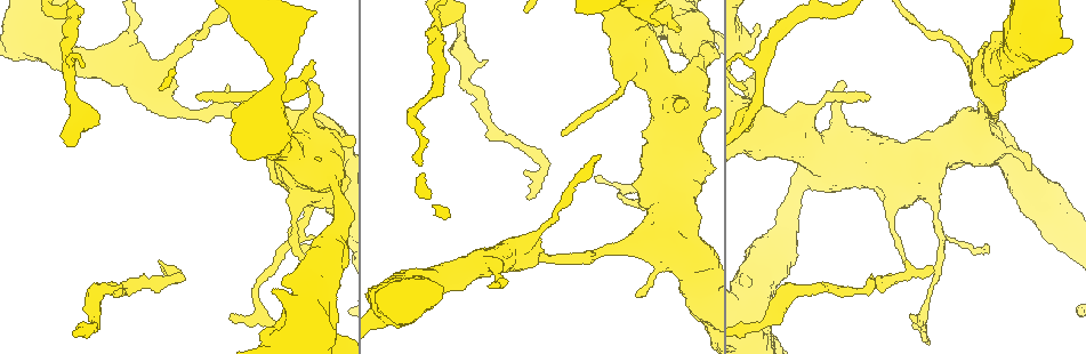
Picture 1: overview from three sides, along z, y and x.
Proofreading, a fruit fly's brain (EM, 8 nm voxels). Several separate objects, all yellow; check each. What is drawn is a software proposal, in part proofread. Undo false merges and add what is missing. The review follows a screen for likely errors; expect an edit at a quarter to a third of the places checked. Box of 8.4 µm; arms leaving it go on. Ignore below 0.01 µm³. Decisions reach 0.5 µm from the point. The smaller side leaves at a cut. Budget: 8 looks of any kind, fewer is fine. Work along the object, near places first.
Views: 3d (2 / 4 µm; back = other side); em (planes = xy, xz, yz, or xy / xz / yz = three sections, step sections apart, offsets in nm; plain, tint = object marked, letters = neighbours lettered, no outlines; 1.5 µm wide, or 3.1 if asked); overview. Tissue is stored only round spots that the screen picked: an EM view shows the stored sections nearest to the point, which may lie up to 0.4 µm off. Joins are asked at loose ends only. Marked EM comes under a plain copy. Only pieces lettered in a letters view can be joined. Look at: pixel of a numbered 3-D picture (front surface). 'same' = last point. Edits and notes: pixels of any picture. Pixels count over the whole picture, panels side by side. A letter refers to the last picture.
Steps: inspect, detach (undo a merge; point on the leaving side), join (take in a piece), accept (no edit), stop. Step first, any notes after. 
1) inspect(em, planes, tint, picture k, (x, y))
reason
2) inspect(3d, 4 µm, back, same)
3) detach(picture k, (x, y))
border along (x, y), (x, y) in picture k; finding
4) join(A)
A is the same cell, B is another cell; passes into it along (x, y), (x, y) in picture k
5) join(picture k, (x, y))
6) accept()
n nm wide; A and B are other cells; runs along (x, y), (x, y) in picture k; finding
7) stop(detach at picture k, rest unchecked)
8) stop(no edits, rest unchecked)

inspect(3d, 4 µm, picture 1, (133, 25))
calibre changes

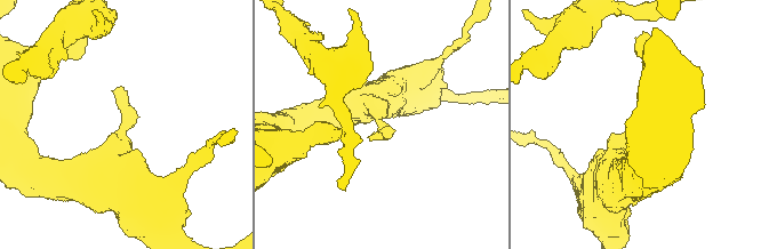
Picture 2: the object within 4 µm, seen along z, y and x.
inspect(em, xz, step 8, tint, picture 2, (126, 119))
now the EM

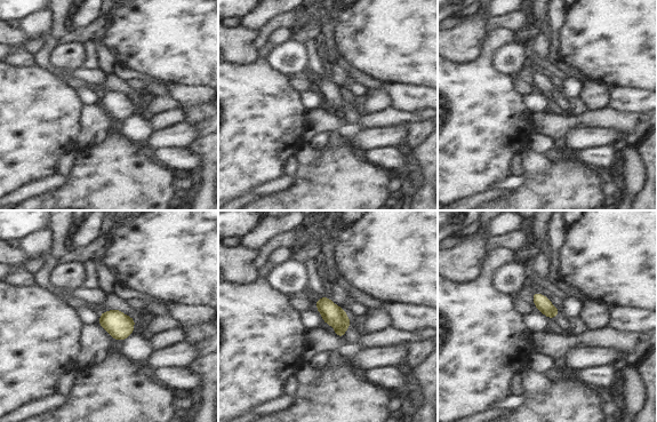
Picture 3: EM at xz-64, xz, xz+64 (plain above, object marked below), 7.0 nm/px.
inspect(em, planes, letters, same)

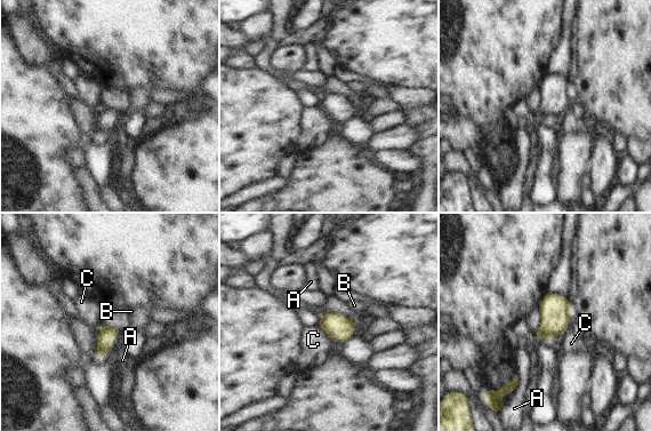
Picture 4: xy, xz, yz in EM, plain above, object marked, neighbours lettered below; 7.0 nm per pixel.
accept()
A, B and C are other cells; border along (318, 326), (334, 341) in picture 4; continuous, no second cell

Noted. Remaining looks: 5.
inspect(em, yz, step 8, tint, picture 1, (595, 254))
an open end

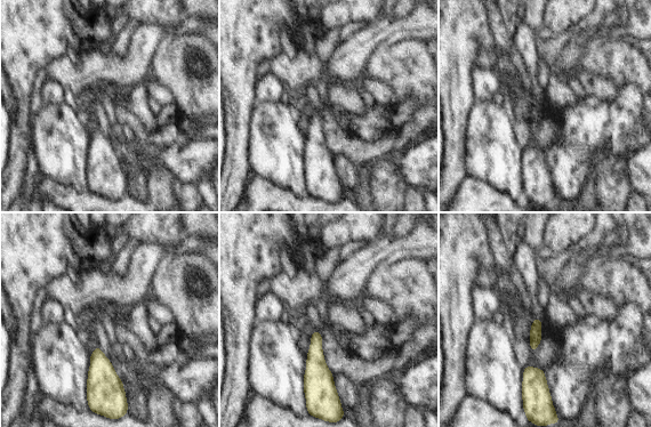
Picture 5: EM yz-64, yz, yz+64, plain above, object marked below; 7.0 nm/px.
inspect(em, planes, letters, same)
cut it another way

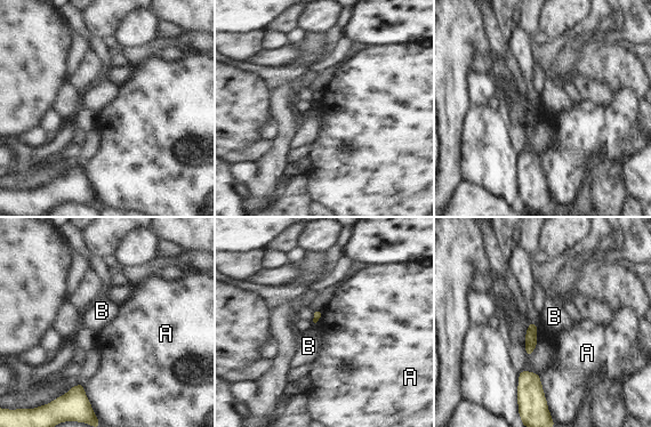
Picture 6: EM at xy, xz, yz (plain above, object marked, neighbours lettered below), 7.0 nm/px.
accept()
A and B are other cells; border along (538, 373), (547, 409), (551, 412) in picture 6; none of them fits

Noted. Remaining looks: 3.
inspect(em, planes, letters, picture 1, (637, 297))
free end

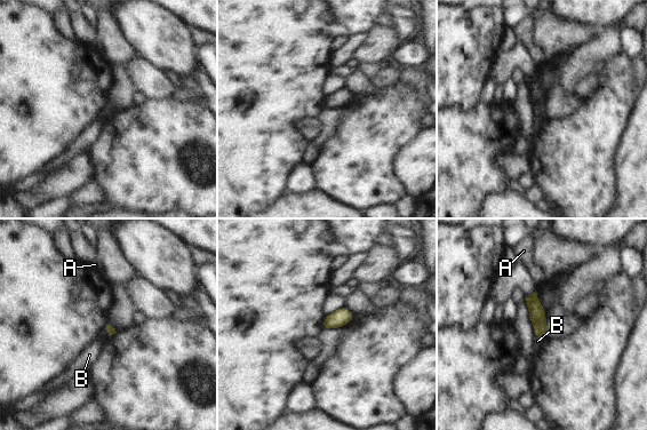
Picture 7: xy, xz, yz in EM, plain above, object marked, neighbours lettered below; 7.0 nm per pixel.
accept()
A and B are other cells; none of them fits

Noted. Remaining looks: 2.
stop(no edits, rest unchecked)

